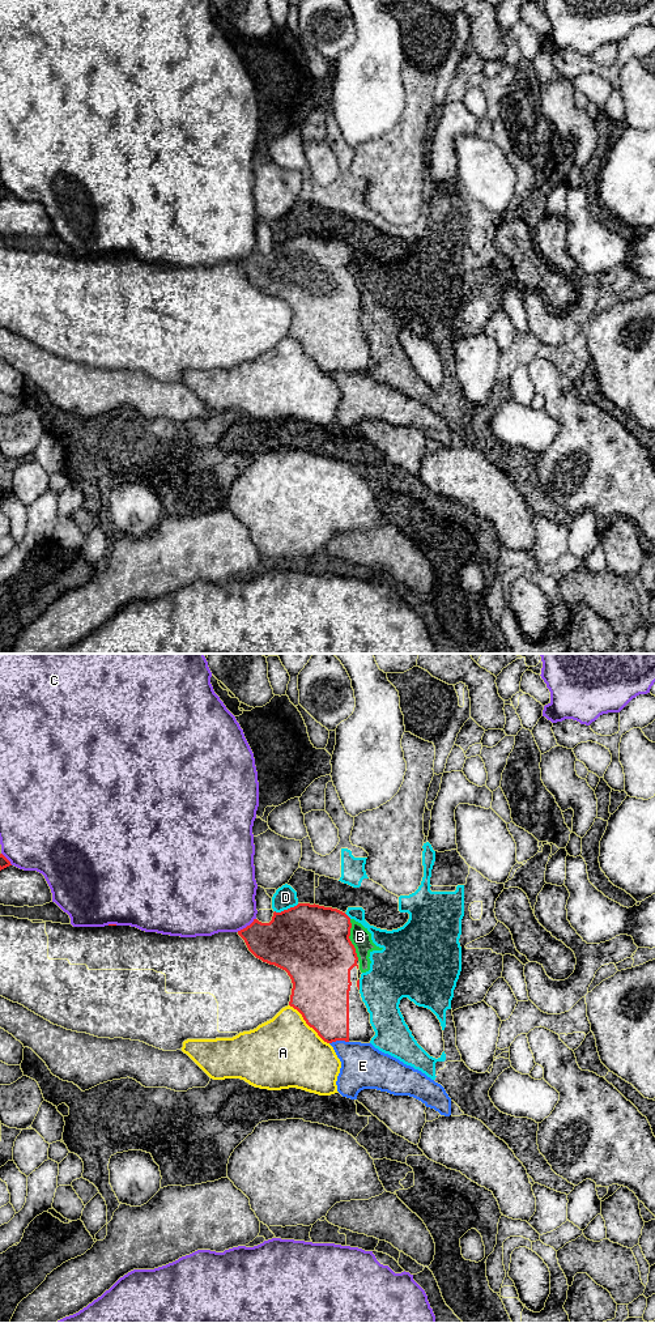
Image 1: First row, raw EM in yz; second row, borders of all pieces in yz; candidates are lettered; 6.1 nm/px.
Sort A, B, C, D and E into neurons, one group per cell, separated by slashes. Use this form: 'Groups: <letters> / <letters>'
Groups: A / B D / C / E

